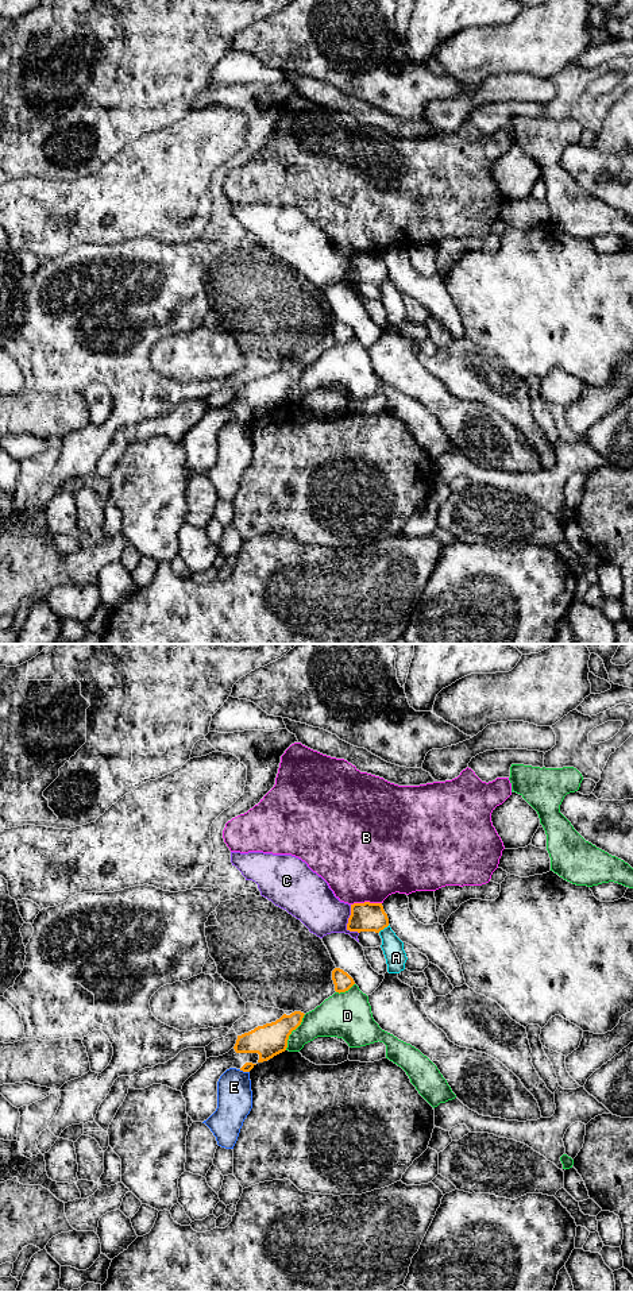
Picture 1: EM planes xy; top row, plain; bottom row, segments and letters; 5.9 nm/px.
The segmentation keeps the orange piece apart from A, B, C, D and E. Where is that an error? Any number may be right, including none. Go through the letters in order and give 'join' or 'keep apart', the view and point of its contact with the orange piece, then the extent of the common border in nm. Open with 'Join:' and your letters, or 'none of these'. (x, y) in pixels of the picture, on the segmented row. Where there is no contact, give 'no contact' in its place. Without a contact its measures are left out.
Join: none of these
A: keep apart; meets orange in xy at (383, 928); contact 80 nm long
B: keep apart; meets orange in xy at (366, 902); contact 180 nm long
C: keep apart; meets orange in xy at (348, 922); contact 180 nm long
D: keep apart; meets orange in xy at (292, 1030); contact 240 nm long
E: keep apart; meets orange in xy at (244, 1071); contact 70 nm long

